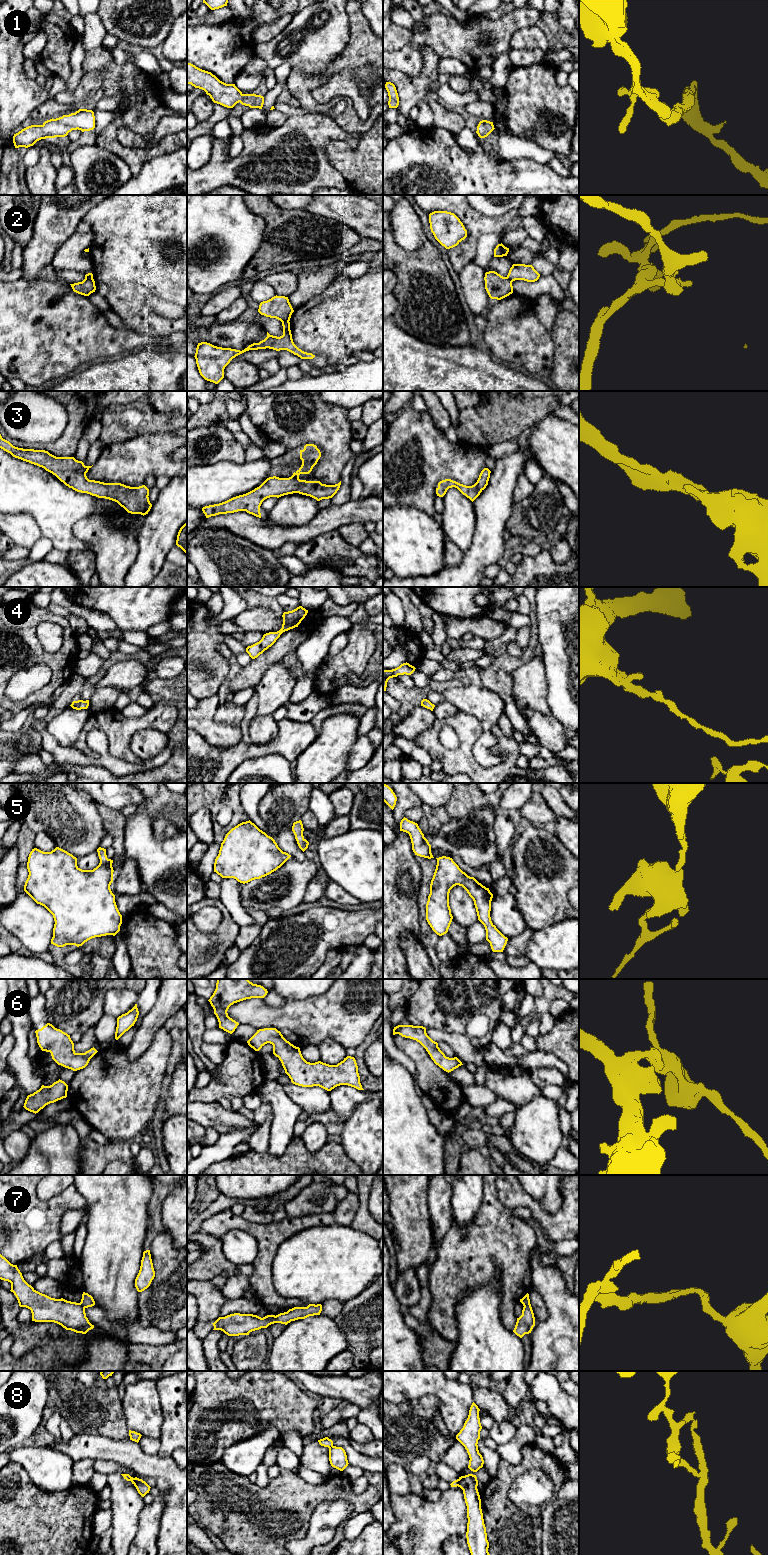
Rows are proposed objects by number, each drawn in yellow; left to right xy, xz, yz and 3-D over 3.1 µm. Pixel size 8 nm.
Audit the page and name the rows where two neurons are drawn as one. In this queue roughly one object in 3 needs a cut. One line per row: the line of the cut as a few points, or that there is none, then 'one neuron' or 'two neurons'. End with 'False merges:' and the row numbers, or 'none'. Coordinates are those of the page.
1: no cut | one neuron
2: xz (288, 321), (282, 322) | two neurons
3: no cut | one neuron
4: no cut | one neuron
5: no cut | one neuron
6: no cut | one neuron
7: xz (275, 1316), (278, 1322) | two neurons
8: xy (133, 1478), (134, 1483) | two neurons
False merges: 2, 7, 8

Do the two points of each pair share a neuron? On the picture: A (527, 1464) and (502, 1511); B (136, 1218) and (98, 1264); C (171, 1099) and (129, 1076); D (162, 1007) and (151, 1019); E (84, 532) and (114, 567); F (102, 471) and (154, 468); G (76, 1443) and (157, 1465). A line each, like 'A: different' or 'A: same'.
A: same
B: same
C: different
D: same
E: same
F: same
G: same

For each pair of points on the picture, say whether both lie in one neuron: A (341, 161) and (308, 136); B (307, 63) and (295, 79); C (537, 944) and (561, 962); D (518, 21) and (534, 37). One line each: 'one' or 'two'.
A: two
B: two
C: one
D: two

